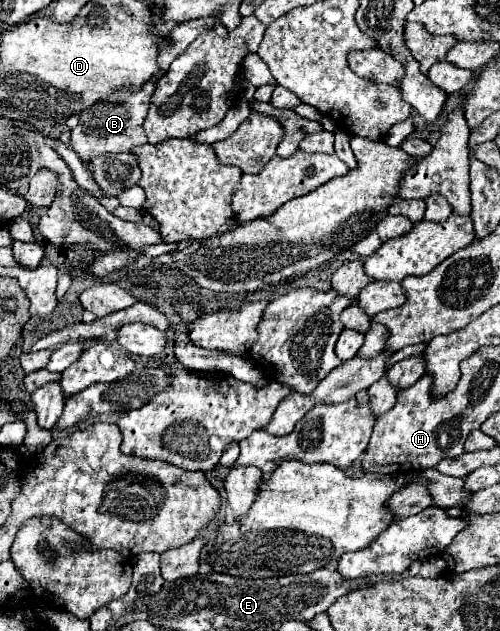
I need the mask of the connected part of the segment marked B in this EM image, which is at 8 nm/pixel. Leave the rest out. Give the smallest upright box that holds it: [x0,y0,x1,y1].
[70,78,158,164]

